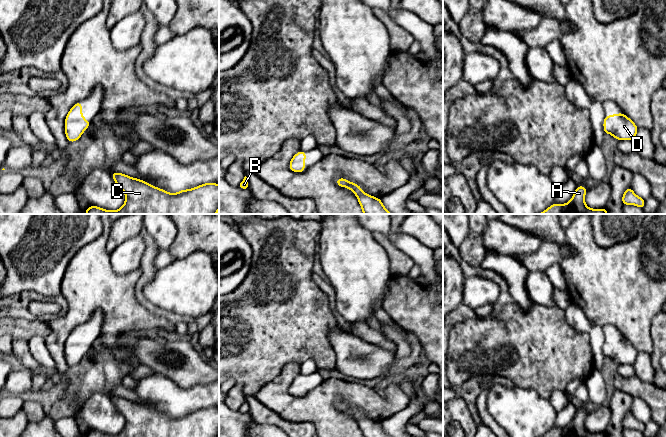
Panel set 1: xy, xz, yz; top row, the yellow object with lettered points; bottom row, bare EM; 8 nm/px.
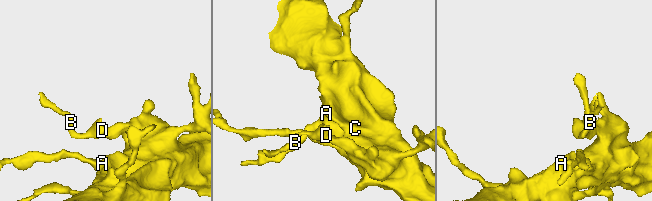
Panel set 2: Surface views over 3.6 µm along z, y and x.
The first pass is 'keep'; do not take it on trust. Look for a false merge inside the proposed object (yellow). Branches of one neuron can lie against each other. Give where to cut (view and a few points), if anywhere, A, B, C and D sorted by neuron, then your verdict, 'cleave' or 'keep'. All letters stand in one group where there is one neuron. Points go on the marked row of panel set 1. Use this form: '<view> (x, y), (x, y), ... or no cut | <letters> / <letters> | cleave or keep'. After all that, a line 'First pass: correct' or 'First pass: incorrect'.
no cut | A B C D | keep
First pass: correct

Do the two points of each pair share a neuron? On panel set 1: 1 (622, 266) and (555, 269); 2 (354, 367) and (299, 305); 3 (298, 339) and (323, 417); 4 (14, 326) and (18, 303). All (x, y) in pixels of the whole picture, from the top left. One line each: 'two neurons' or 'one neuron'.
1: two neurons
2: two neurons
3: two neurons
4: two neurons

